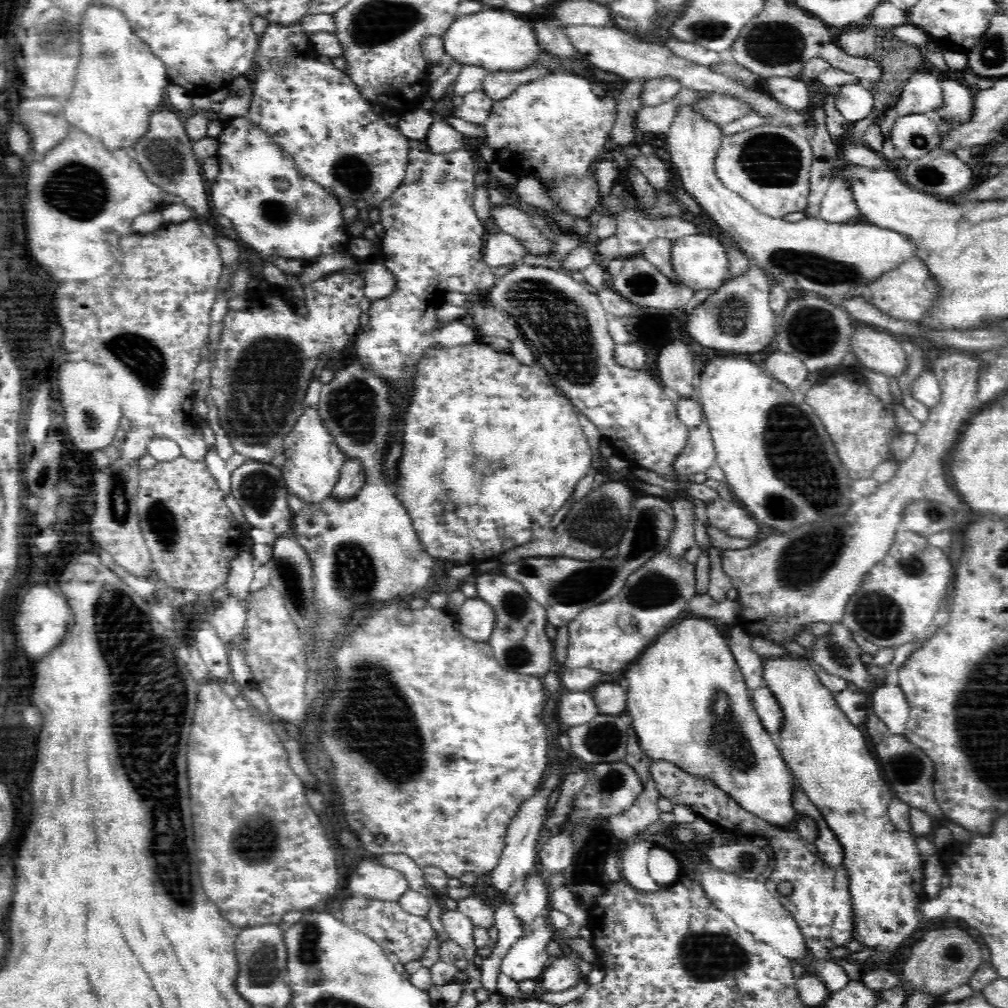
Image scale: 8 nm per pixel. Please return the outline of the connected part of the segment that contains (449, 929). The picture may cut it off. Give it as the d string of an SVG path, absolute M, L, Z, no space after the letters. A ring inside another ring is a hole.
M458 908L442 912L440 920L442 921L444 934L448 936L448 939L458 942L467 950L466 961L480 956L480 953L474 947L474 941L472 941L472 928L474 928L474 924L470 923L470 920L462 915Z

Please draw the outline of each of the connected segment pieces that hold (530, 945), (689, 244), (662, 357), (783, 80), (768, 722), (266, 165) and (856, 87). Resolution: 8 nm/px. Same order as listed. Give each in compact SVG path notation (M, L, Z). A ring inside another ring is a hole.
M539 922L534 931L520 938L501 960L500 973L519 984L524 978L539 979L550 964L546 943L552 940L553 930L545 922Z
M686 236L672 242L672 265L680 275L683 286L694 292L718 292L722 286L732 281L728 246L714 236Z
M676 338L666 340L656 356L656 370L668 392L690 396L697 368L684 342Z
M772 76L772 78L767 79L769 96L799 111L806 111L814 98L808 85L798 78L787 78L786 76Z
M766 686L753 688L748 691L747 695L752 712L757 716L764 730L774 737L781 725L778 703L774 701L774 697L768 692Z
M237 116L226 123L224 132L218 136L218 142L220 143L217 154L221 168L220 178L209 186L213 210L215 214L228 217L234 230L252 249L260 251L263 256L275 254L280 258L302 260L306 266L314 263L318 258L330 257L334 254L352 256L350 240L353 237L348 232L338 197L326 191L321 184L314 183L304 176L292 160L292 156L284 152L280 146L272 144L270 134L259 129L248 116Z
M861 83L848 84L832 92L832 106L853 124L874 110L874 94Z

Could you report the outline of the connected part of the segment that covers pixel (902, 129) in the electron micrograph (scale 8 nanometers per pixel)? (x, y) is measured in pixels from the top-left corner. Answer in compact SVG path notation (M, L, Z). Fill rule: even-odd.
M924 114L902 116L893 123L891 140L902 158L916 163L944 144L936 123Z

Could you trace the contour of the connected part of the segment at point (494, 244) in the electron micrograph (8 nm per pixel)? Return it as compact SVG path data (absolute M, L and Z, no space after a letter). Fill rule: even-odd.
M504 234L486 237L483 249L483 261L490 267L510 266L525 256L523 248L516 240Z

